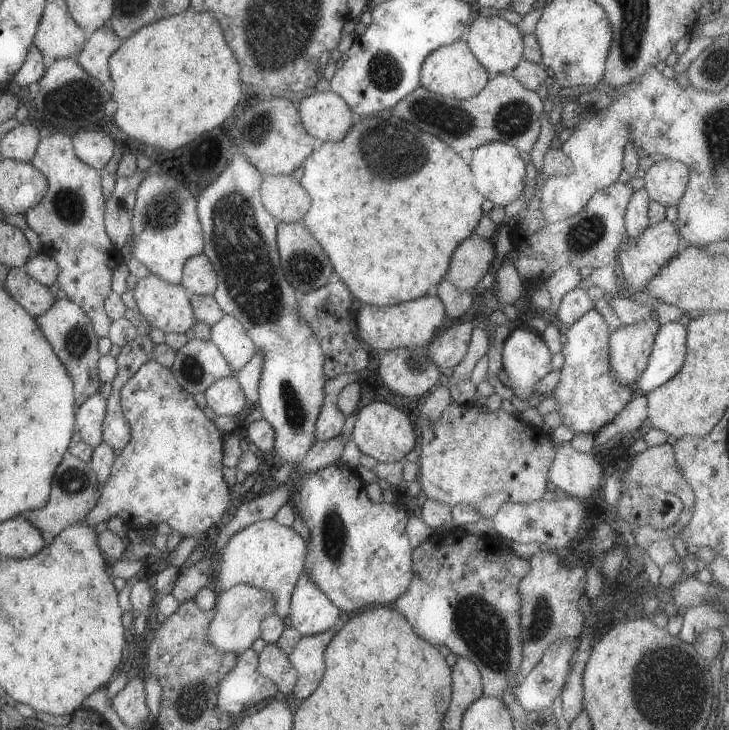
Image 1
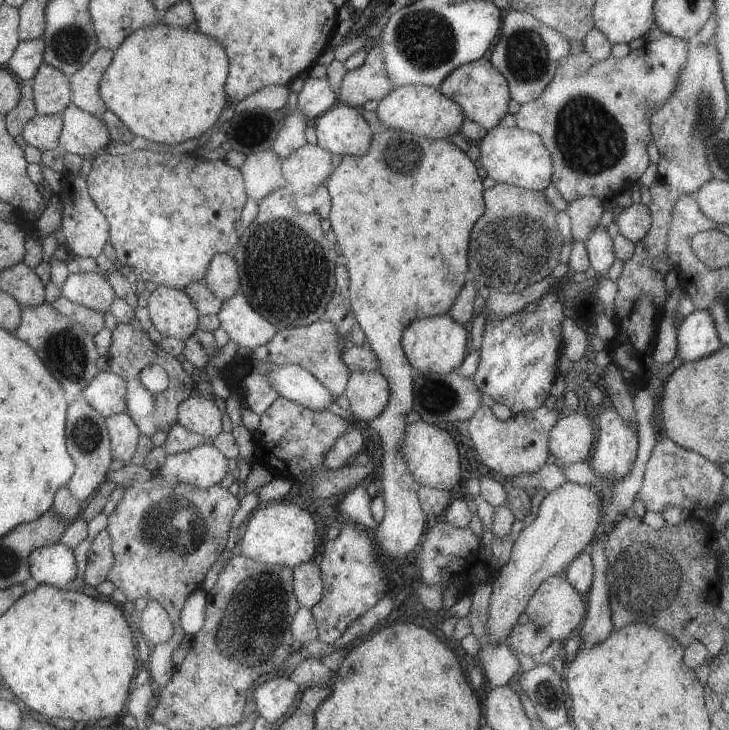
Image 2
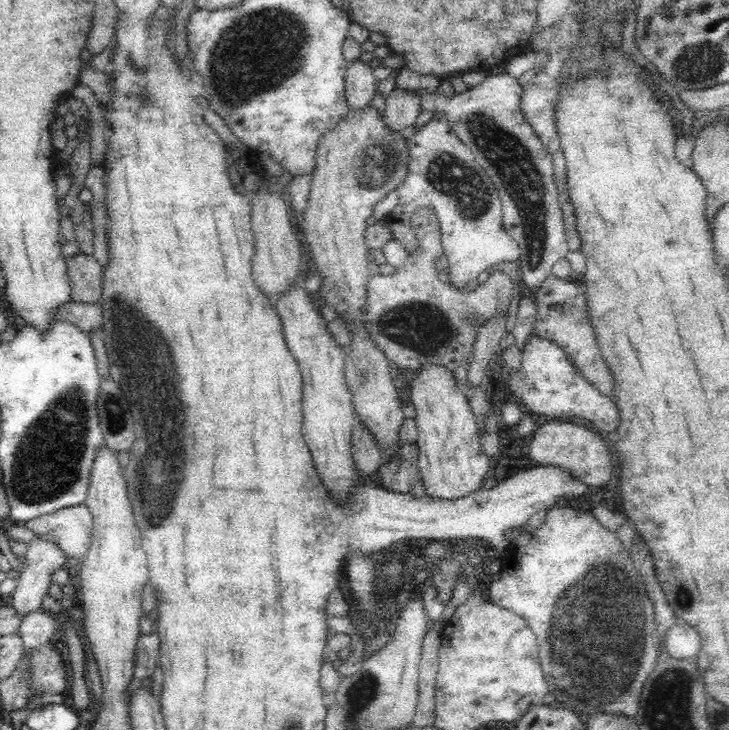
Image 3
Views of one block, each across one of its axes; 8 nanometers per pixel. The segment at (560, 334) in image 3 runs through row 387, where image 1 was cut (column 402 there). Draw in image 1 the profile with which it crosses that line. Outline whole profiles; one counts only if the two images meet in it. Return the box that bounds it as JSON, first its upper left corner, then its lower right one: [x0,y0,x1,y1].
[394,527,530,698]

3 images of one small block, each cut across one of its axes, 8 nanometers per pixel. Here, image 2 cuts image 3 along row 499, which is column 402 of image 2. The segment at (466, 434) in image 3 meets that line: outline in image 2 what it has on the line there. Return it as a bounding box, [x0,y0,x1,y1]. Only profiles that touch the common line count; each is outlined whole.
[400,421,461,491]

